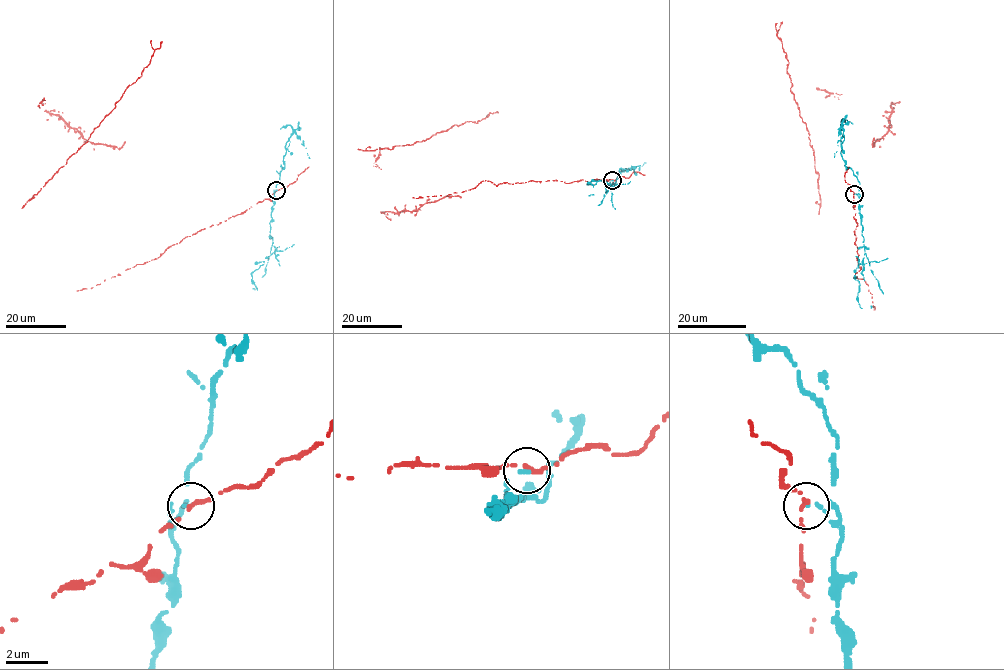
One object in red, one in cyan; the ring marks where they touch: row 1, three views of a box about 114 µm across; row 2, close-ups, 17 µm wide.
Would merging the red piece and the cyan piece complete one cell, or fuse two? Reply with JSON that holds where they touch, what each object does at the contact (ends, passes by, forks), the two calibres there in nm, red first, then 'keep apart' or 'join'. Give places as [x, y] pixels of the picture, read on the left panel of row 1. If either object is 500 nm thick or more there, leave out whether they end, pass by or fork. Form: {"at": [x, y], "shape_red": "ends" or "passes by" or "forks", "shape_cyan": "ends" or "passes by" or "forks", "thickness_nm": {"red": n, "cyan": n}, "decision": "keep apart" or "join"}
{"at": [276, 190], "shape_red": "ends", "shape_cyan": "ends", "thickness_nm": {"red": 280, "cyan": 180}, "decision": "keep apart"}

